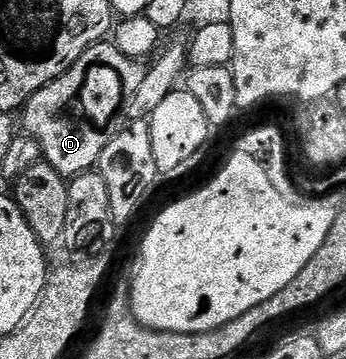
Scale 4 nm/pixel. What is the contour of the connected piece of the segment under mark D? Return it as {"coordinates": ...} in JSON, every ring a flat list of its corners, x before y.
{"coordinates":[[113,41,93,43,85,53,56,81,44,85,35,95,21,108,22,123,25,134,31,135,40,145,42,157,45,162,56,169,56,173,67,177,83,175,85,171,97,168,100,153,104,153,104,145,108,145,111,132,105,131,102,126,114,119,118,111,118,83,130,83,137,85,141,83,144,74,144,67,141,62,130,59,120,51]]}

